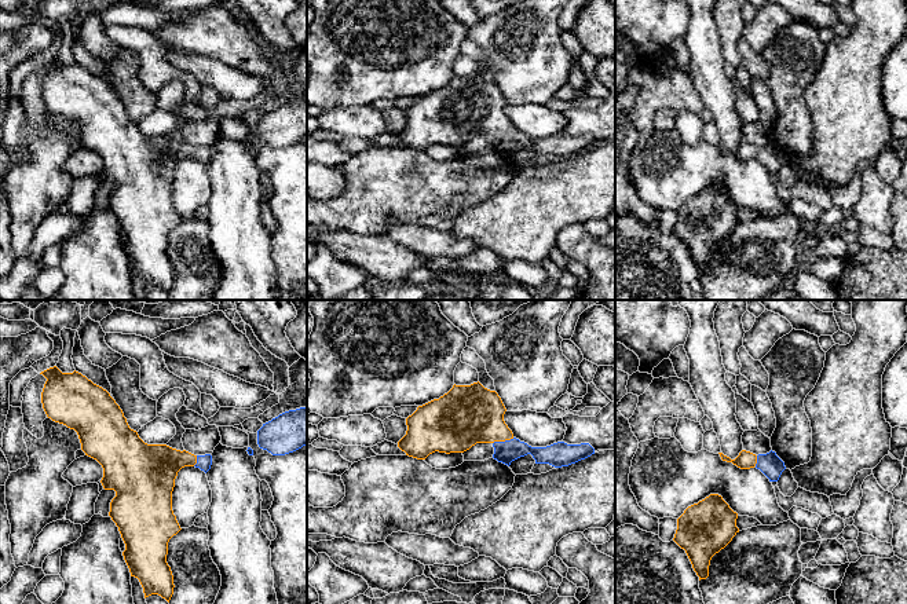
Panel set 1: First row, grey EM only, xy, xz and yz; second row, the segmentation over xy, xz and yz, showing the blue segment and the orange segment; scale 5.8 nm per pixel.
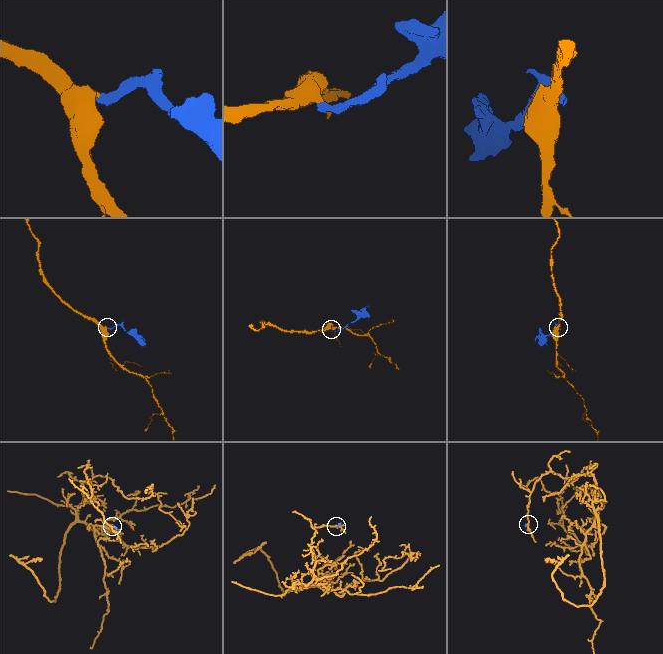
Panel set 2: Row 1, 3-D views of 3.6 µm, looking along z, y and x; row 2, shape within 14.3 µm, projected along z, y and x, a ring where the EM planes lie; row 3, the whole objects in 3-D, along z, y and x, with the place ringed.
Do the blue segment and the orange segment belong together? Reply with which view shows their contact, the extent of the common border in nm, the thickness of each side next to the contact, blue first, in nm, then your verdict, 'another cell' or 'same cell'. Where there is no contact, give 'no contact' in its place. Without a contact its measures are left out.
xz | 130 nm | 130/340 nm | same cell

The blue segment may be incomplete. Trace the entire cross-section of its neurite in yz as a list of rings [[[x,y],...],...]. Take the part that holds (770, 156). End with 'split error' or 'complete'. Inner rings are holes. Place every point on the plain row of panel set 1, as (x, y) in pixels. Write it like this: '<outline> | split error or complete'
[[[742,142],[735,151],[731,151],[723,144],[718,146],[723,153],[732,154],[740,161],[750,161],[756,158],[769,171],[769,173],[778,173],[782,164],[786,161],[785,154],[772,142],[767,146],[758,147]]] | split error

